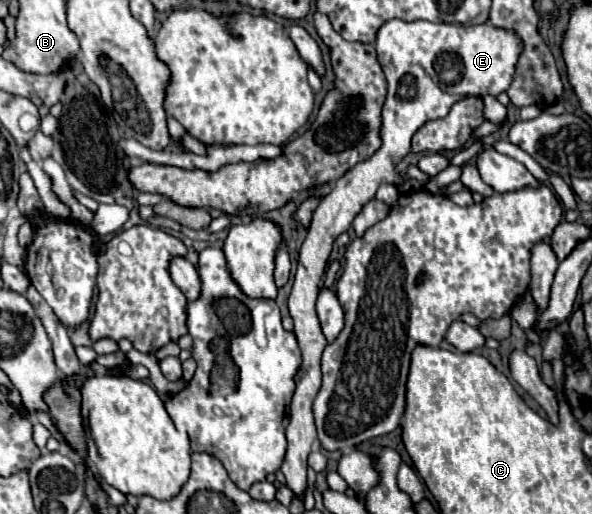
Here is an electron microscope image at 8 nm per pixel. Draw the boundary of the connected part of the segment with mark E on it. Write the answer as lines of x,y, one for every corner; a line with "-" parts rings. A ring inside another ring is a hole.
399,19
387,21
377,33
377,57
387,79
387,101
383,105
383,145
375,157
349,169
341,179
335,181
333,191
319,203
313,213
307,239
299,251
299,265
289,295
289,313
295,323
295,337
301,349
301,365
295,375
295,393
289,409
287,425
287,457
281,473
295,495
301,495
307,487
307,455
311,443
317,439
313,419
313,399
321,387
321,355
327,347
327,339
321,331
315,301
319,295
319,281
325,271
331,247
337,235
345,233
355,215
365,203
369,203
381,183
401,185
407,177
399,175
393,167
399,159
409,153
413,133
427,121
445,117
453,103
463,97
477,95
499,95
509,89
515,73
515,63
521,53
521,41
515,33
495,29
491,23
483,25
451,25
451,23
429,23
415,21
405,23

